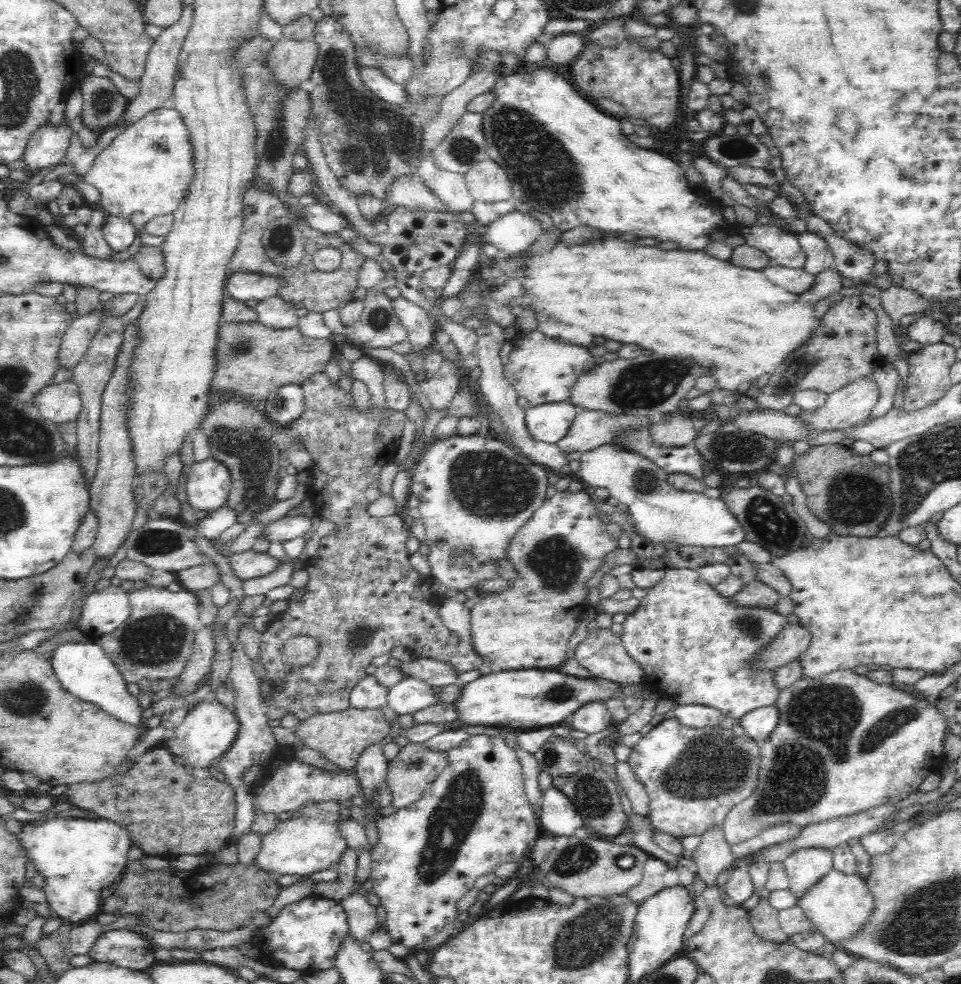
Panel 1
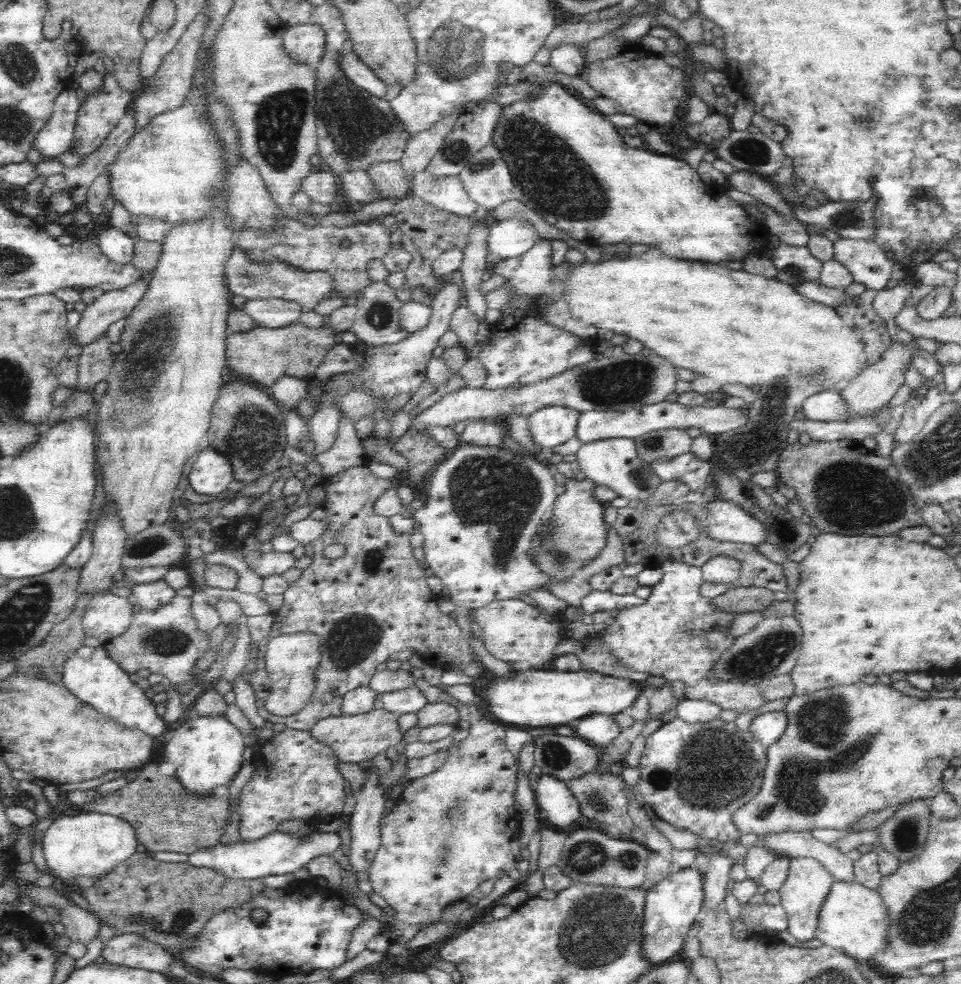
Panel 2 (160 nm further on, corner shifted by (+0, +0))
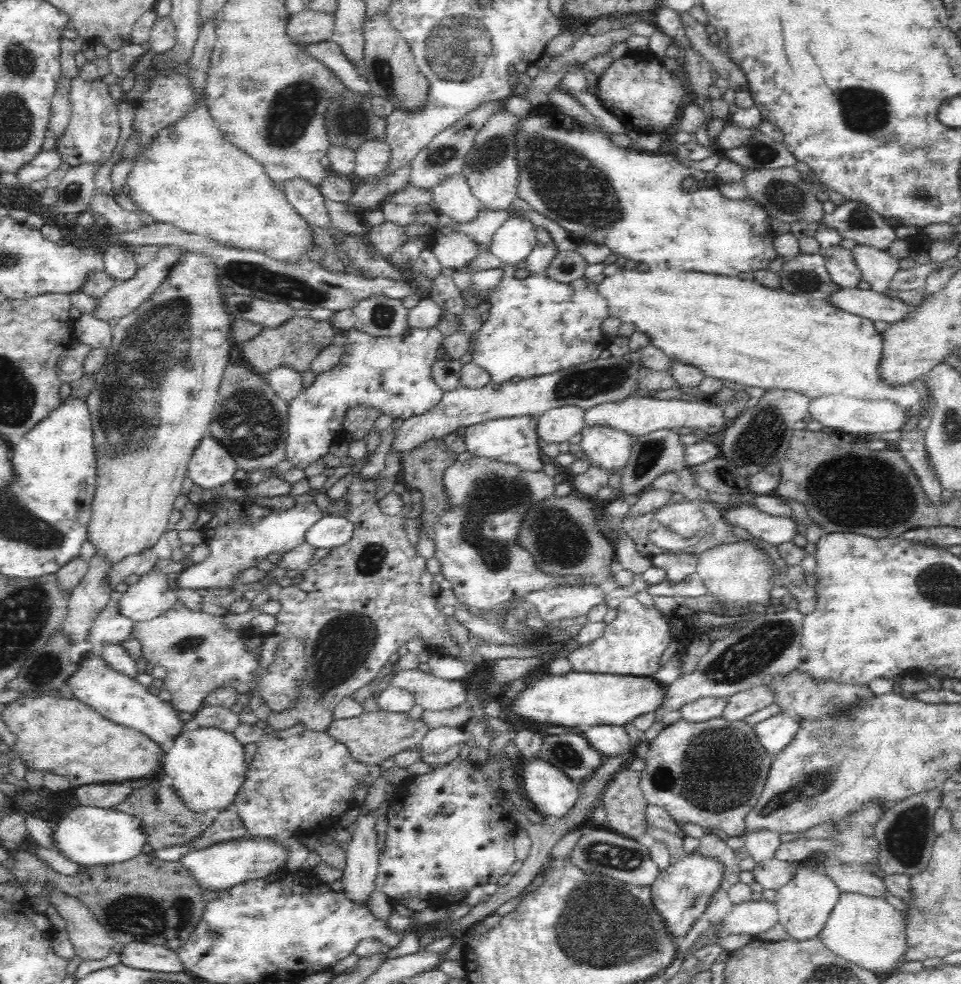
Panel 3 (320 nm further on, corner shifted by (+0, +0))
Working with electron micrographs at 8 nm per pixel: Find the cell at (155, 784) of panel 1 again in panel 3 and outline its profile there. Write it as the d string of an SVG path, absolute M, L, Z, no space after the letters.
M152 782L146 788L134 790L134 794L115 807L120 812L127 812L138 817L143 822L143 828L147 834L147 850L153 853L156 850L168 846L182 846L194 840L194 836L202 834L210 826L218 812L195 813L184 805L184 802L175 794L171 786L162 786L158 782Z

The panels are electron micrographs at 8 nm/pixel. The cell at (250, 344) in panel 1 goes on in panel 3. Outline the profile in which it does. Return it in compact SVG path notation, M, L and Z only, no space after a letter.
M292 316L285 324L277 328L264 328L256 338L245 342L242 346L242 356L246 365L260 376L266 376L278 366L288 366L304 372L311 368L312 359L319 352L332 345L334 328L327 320L318 322L310 317Z

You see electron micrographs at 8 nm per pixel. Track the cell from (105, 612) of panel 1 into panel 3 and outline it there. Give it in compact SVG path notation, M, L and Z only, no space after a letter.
M108 601L93 622L89 634L90 653L99 654L104 646L122 645L131 638L135 622L118 613L118 603Z

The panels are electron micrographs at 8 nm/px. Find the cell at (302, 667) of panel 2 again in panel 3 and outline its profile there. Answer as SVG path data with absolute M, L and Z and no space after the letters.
M178 599L176 601L162 616L135 623L131 638L139 640L141 656L166 670L163 684L171 694L169 701L178 712L196 713L209 700L209 693L217 688L232 688L238 694L247 695L249 700L258 695L261 703L275 713L288 708L300 696L298 680L306 668L302 639L291 638L282 642L274 661L259 674L259 655L248 651L243 639L251 634L248 628L234 631L225 624L226 613L204 613L186 608Z

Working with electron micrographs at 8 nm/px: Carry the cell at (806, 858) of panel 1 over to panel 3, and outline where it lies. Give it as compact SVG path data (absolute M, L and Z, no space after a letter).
M800 865L794 878L777 890L774 902L778 913L777 922L781 924L790 938L800 942L812 940L822 932L841 894L841 890L828 875L813 872Z

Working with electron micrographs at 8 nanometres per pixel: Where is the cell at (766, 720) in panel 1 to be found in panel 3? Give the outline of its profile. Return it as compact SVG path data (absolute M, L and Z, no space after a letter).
M778 713L756 725L756 737L766 753L775 758L796 738L799 724L794 716Z

